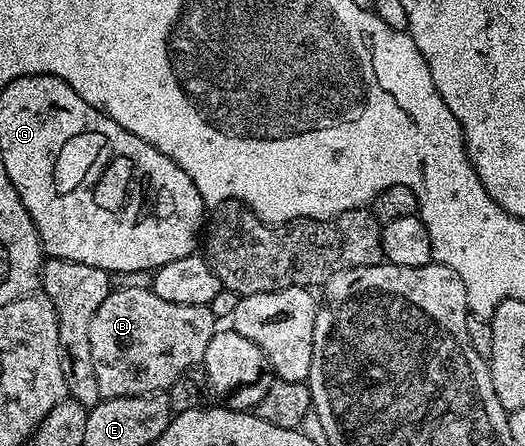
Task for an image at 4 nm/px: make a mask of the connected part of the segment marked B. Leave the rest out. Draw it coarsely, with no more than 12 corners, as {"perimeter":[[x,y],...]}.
{"perimeter":[[114,287],[91,318],[106,400],[168,393],[219,320],[152,287]]}

